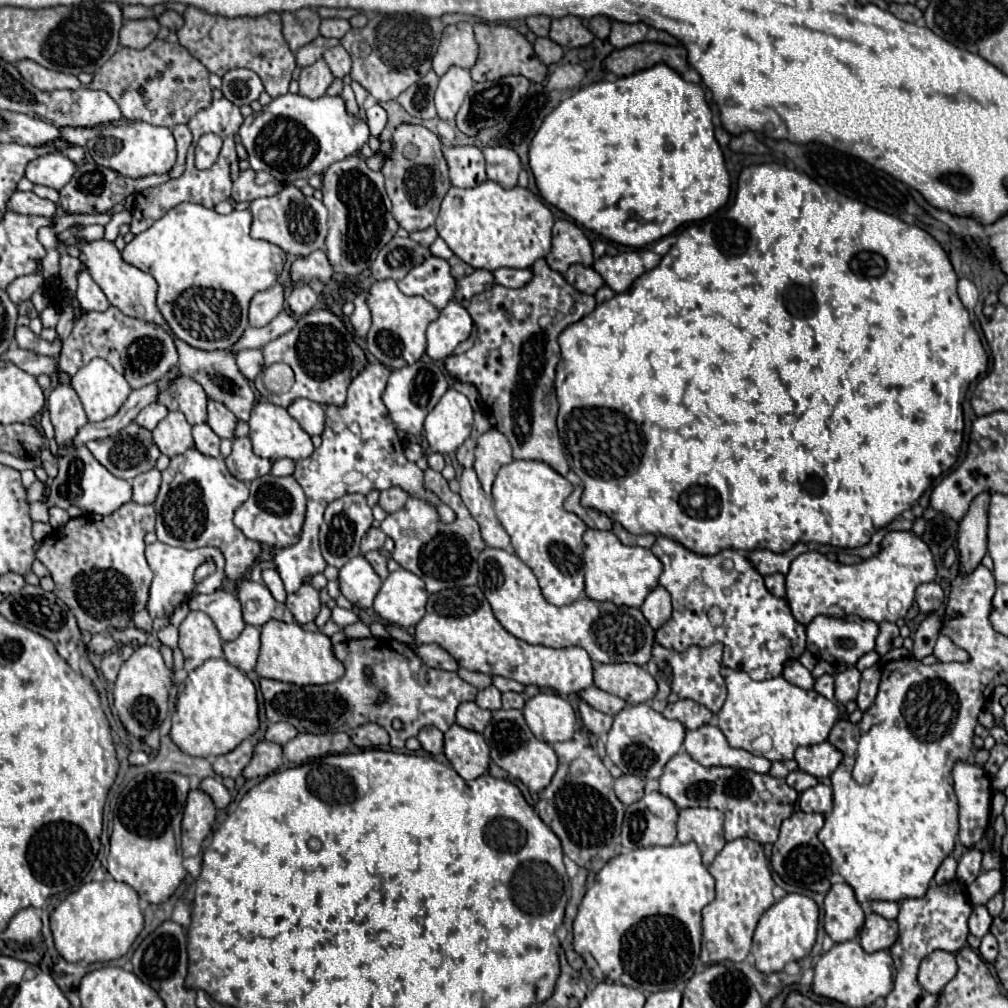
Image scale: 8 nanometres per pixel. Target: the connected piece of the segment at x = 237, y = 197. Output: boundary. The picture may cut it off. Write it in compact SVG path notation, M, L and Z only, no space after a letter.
M247 168L247 170L241 170L237 180L233 180L231 200L233 202L251 202L251 200L261 198L261 196L273 196L275 192L279 192L279 188L281 188L279 182L269 182L269 184L257 186L255 172L251 168Z

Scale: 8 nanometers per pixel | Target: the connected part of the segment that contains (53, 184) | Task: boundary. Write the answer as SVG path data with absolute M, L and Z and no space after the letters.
M55 152L55 154L45 154L41 158L31 160L31 164L27 164L25 176L33 184L43 184L43 186L61 190L71 180L73 172L75 172L75 164L61 152Z

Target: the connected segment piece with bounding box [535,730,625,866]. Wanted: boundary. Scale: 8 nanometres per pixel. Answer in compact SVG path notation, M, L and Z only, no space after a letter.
M577 730L567 742L557 742L553 750L559 756L559 768L551 784L539 792L535 812L557 834L563 854L575 864L585 866L603 846L607 846L607 842L611 842L613 834L619 834L625 806L615 796L613 776L603 766L599 754L591 748L585 730Z

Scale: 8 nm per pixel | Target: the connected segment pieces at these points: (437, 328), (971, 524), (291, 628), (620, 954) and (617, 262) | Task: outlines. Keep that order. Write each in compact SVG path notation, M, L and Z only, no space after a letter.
M451 300L441 316L427 328L427 356L431 360L445 360L471 332L473 320L469 312L455 300Z
M981 492L969 506L967 514L959 522L957 548L961 574L971 572L987 552L987 508L989 508L989 492Z
M269 620L261 626L261 650L255 672L261 678L291 682L297 686L337 682L345 674L345 668L333 656L331 648L331 640L321 632L307 632L297 622L285 624L279 620Z
M671 844L671 846L651 846L647 848L637 848L631 850L627 854L619 854L615 858L611 858L595 876L595 882L587 888L577 916L573 920L573 948L577 954L583 956L589 972L593 974L593 978L597 980L613 980L613 982L621 982L625 986L631 988L641 988L645 994L651 992L659 992L659 990L669 990L669 988L679 988L683 990L687 980L695 974L695 968L699 964L699 948L701 948L701 910L703 906L707 906L711 900L715 898L715 882L713 876L709 874L709 870L703 866L701 862L701 852L697 848L697 844Z
M631 250L617 256L601 256L599 260L595 260L593 268L603 276L605 284L613 292L625 292L635 278L655 268L659 260L661 256L653 250Z

